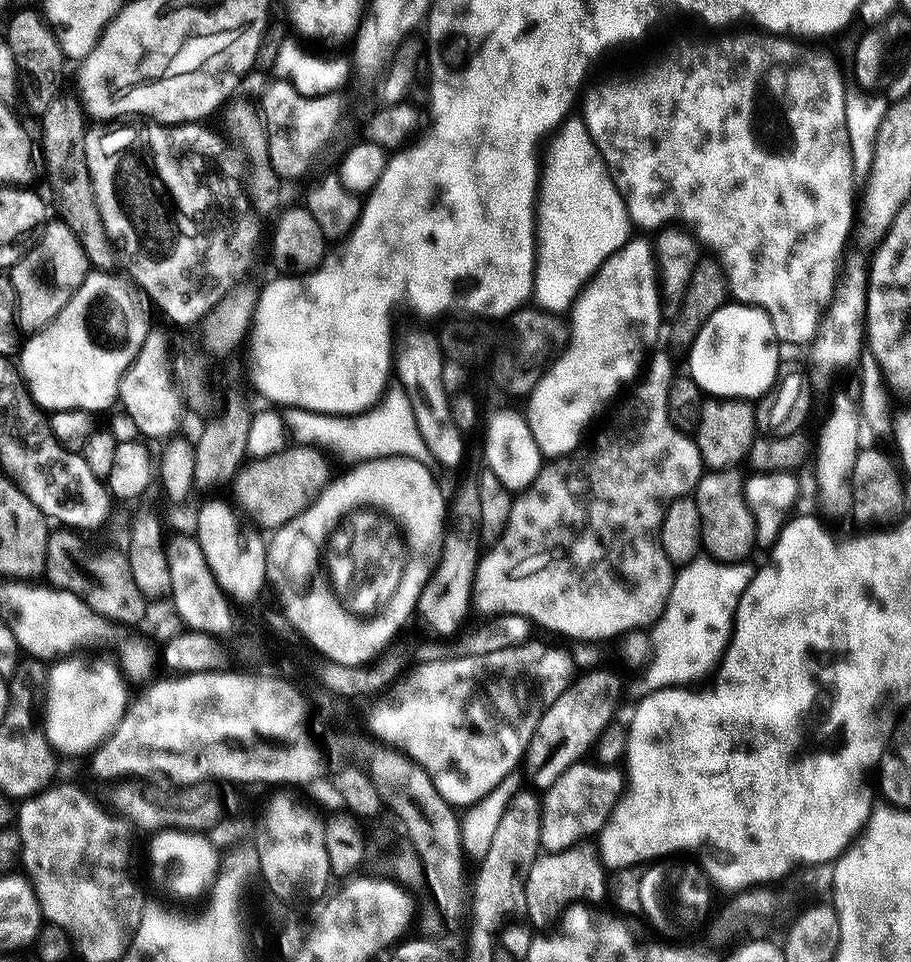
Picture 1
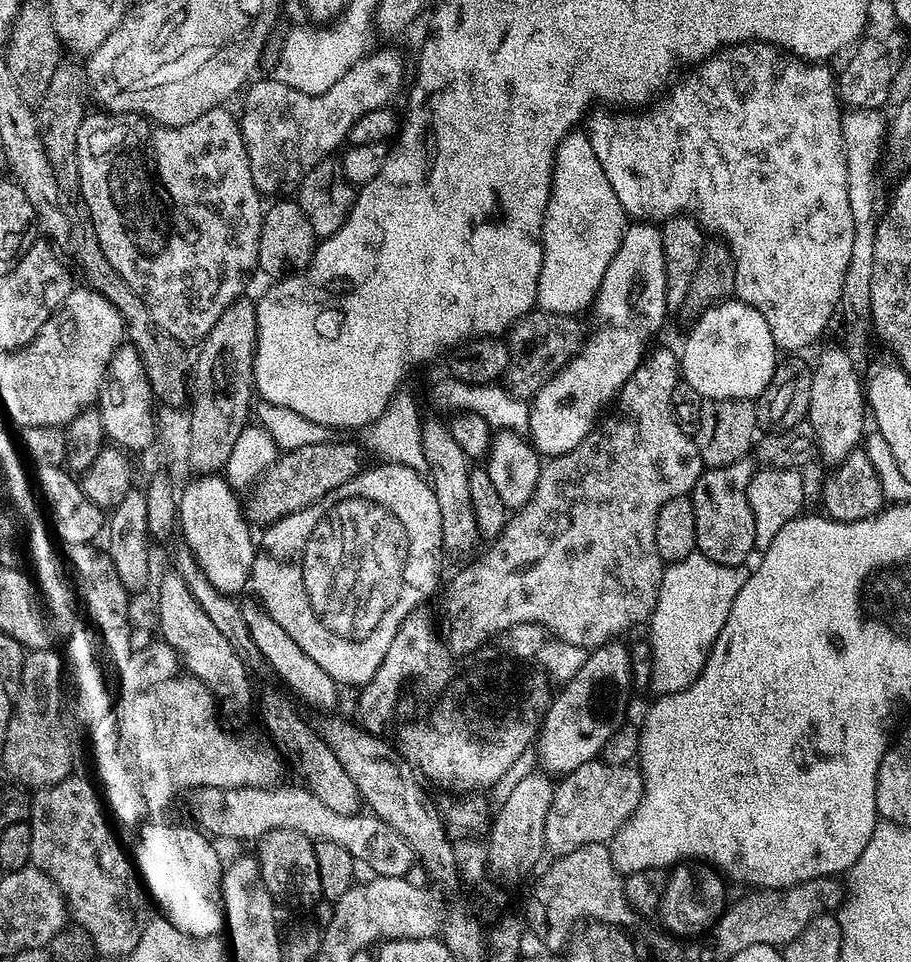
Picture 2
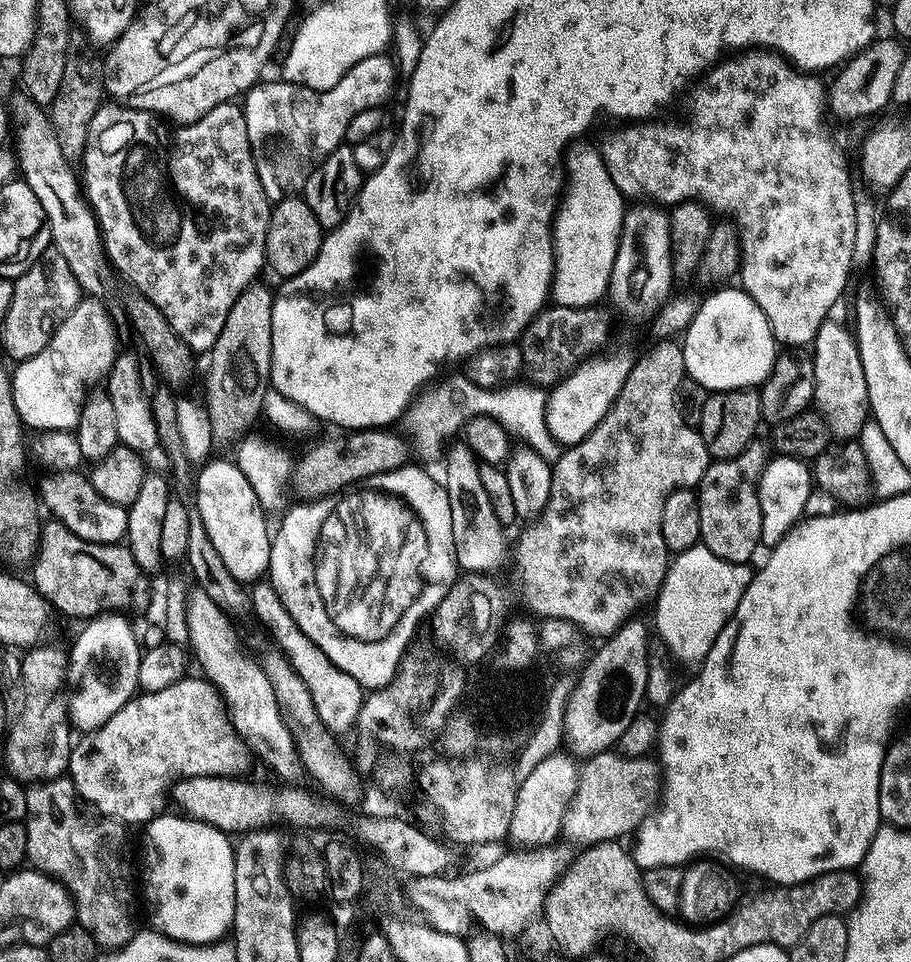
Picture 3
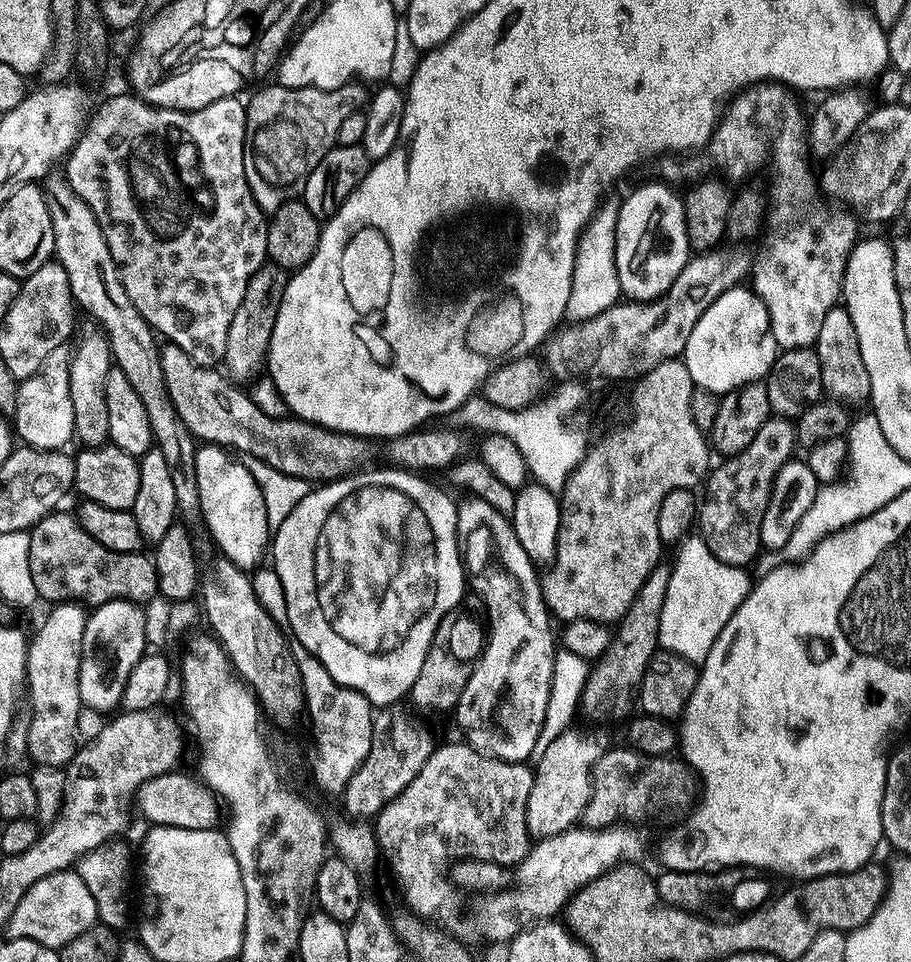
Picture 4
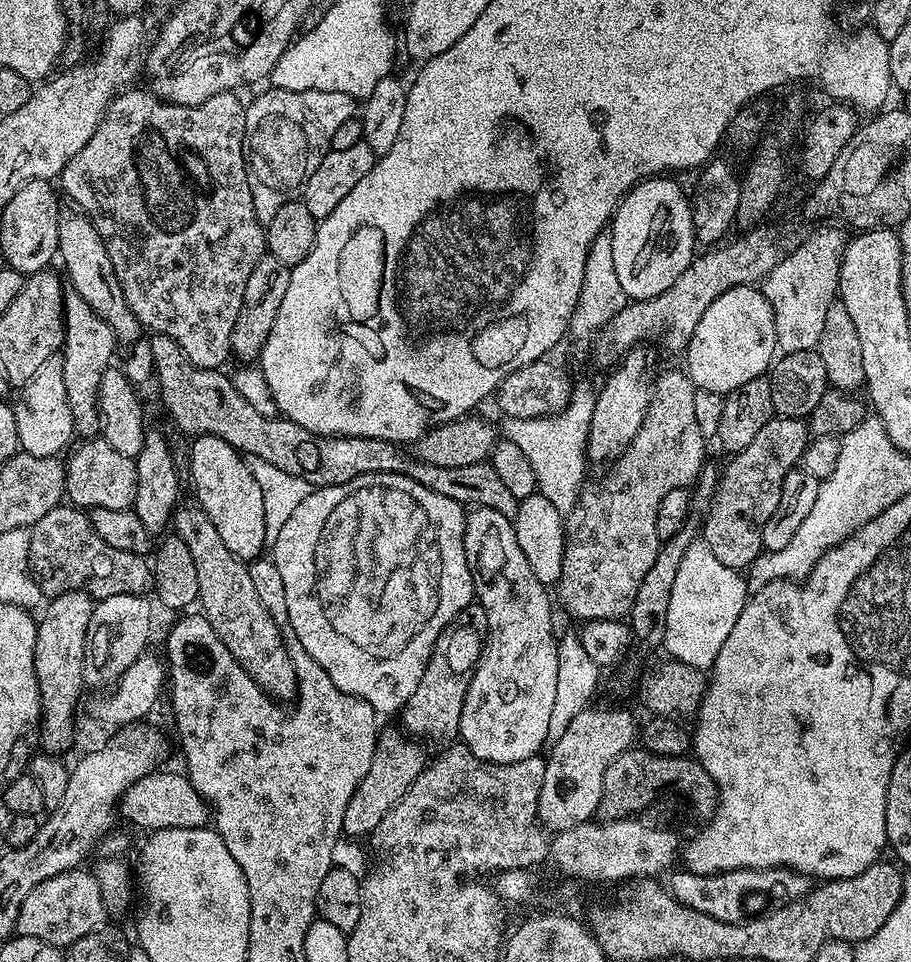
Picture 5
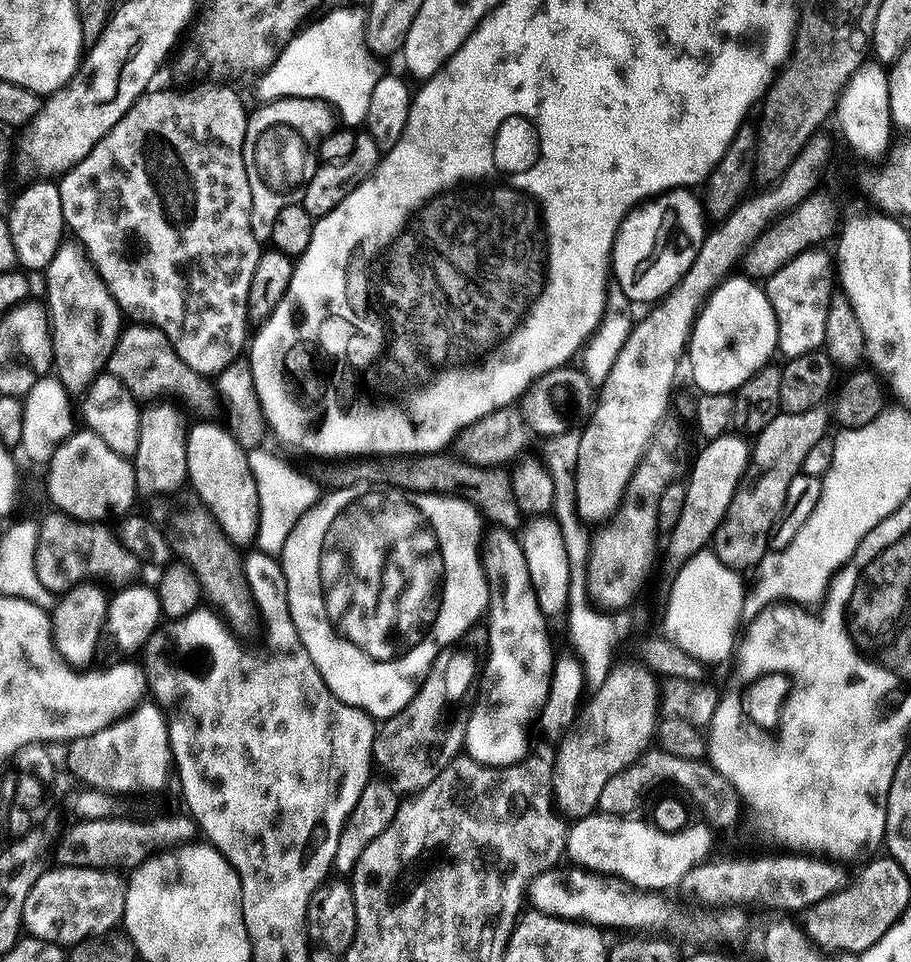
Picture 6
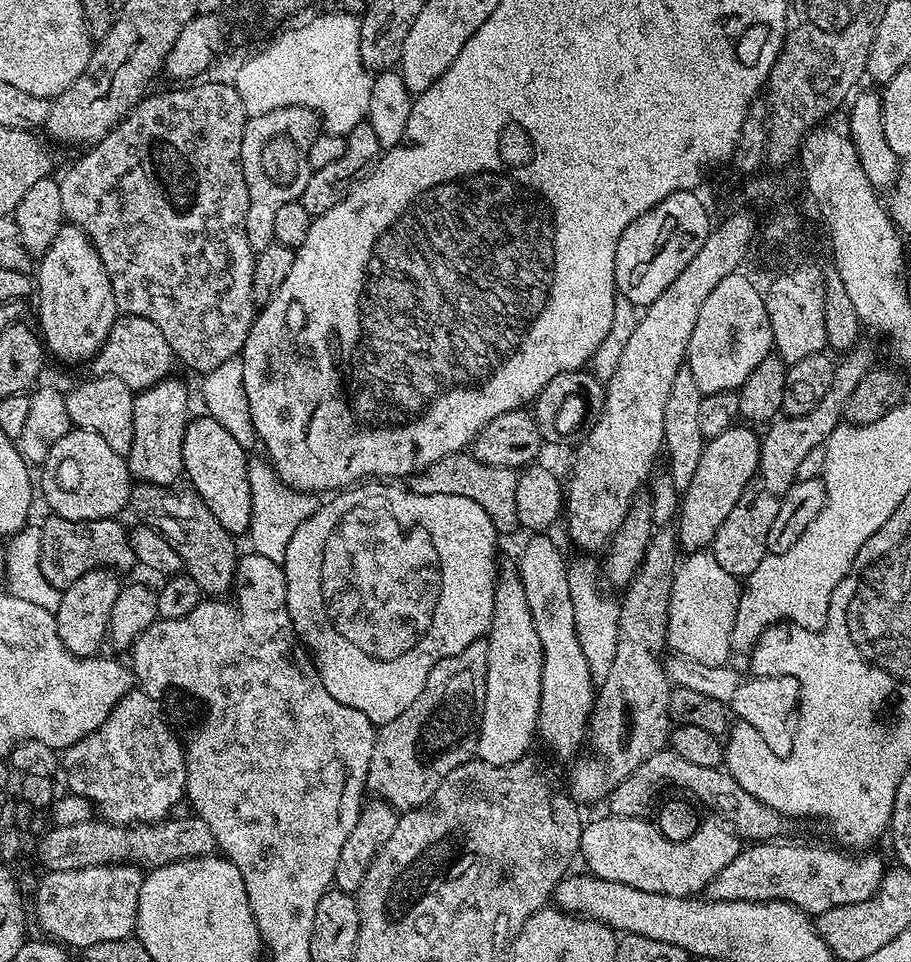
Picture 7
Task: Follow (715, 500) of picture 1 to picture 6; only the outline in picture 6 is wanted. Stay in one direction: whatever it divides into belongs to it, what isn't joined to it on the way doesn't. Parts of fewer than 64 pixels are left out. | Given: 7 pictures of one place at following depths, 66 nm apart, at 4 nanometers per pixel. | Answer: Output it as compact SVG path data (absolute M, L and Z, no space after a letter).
M821 406L805 412L781 411L761 432L755 433L750 444L748 468L736 487L736 493L730 498L716 533L712 535L711 551L727 568L755 569L760 559L770 551L768 535L782 510L782 502L786 502L786 489L796 476L801 475L810 446L825 439L827 432L824 431L828 424L829 409Z

